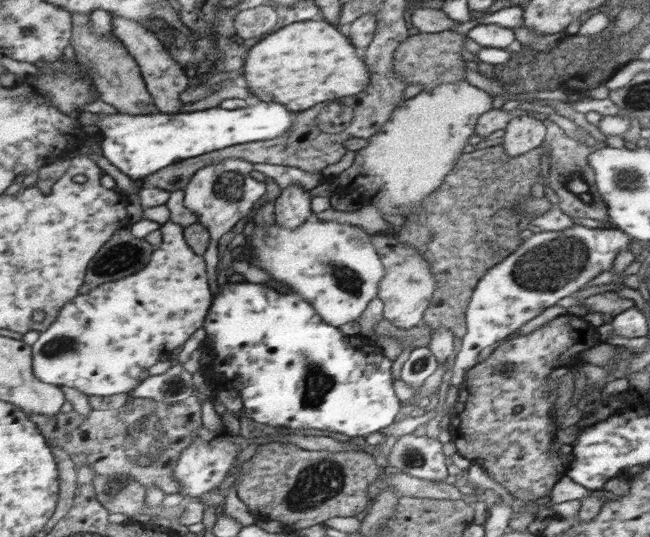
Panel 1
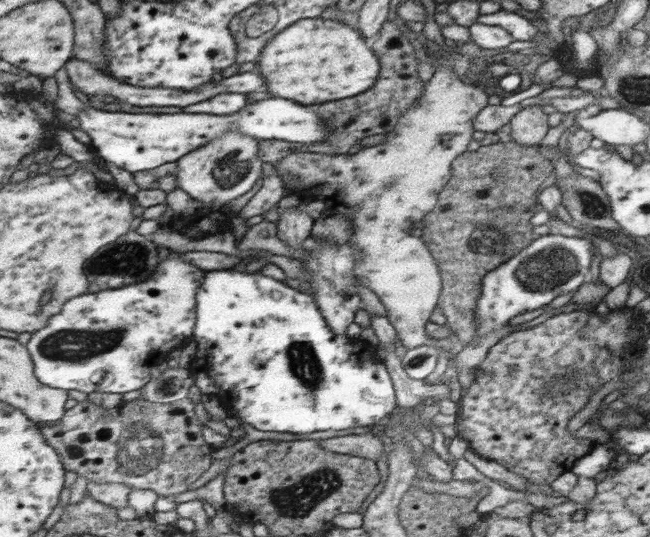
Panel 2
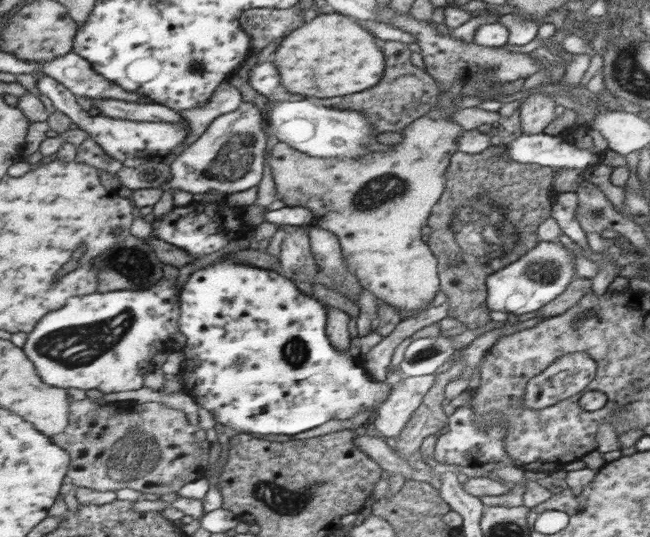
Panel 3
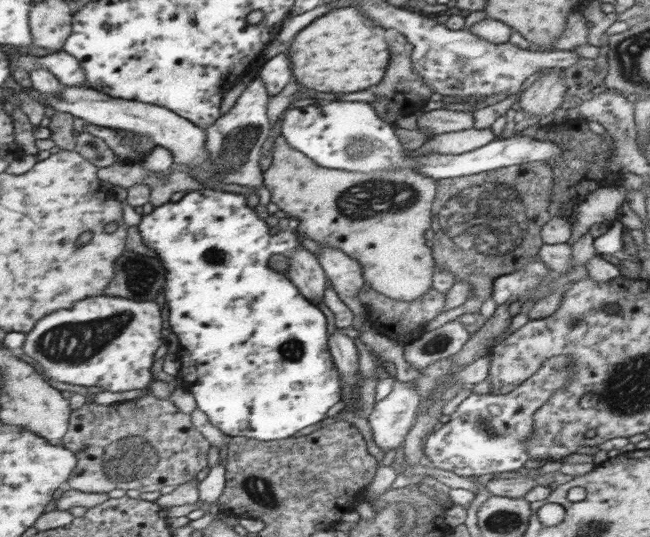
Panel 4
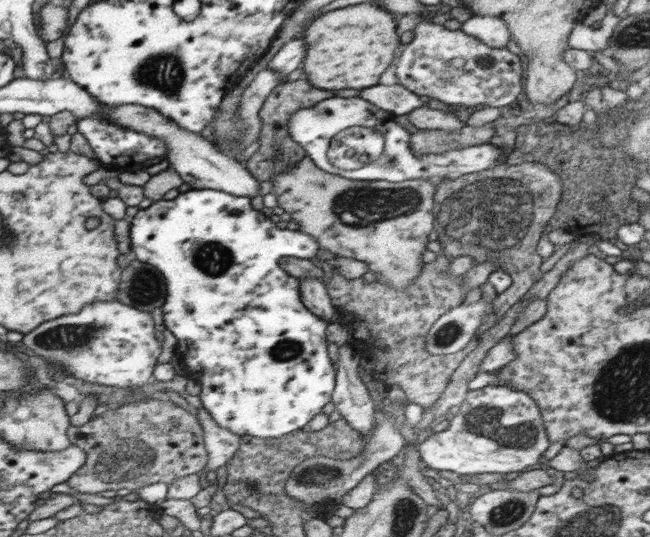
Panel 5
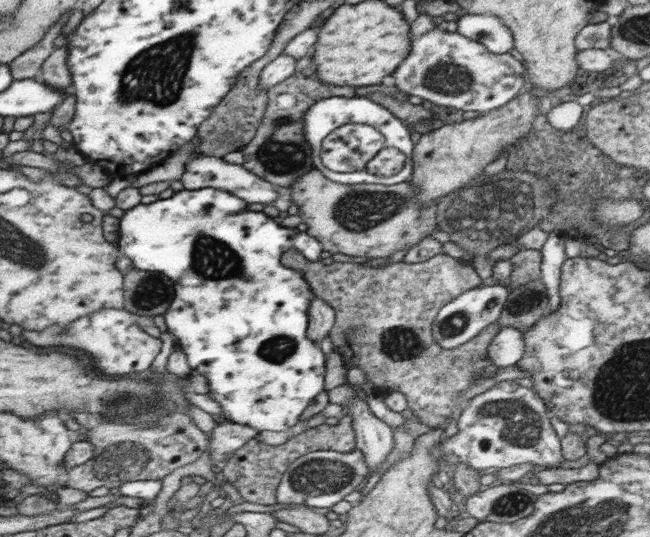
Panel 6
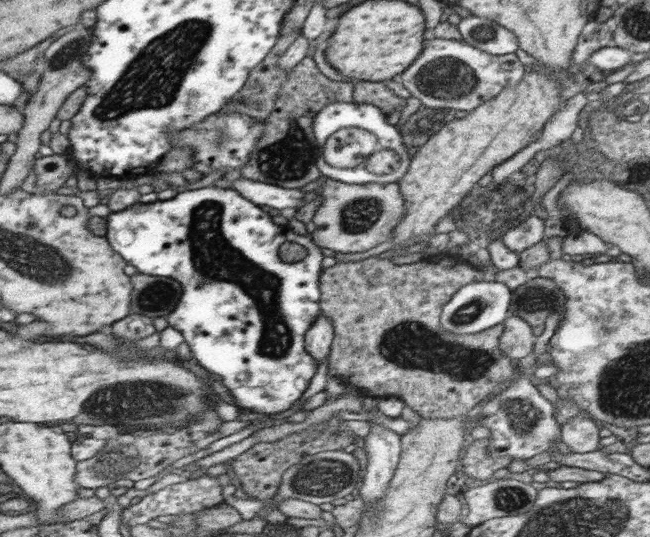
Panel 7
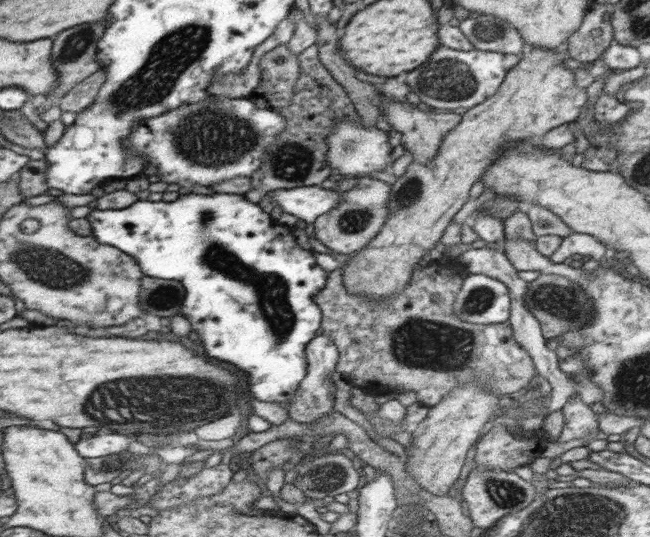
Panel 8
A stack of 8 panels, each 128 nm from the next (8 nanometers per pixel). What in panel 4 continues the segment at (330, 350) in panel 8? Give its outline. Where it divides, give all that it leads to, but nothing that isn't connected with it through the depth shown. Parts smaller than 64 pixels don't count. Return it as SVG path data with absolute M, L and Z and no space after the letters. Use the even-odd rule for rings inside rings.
M298 247L288 255L290 268L286 273L298 290L314 305L323 302L324 290L327 286L327 277L320 264L308 249Z

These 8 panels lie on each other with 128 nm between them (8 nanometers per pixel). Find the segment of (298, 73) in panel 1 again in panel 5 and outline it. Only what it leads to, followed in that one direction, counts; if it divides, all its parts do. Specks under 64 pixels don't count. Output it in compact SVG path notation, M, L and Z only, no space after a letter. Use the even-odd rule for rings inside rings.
M360 3L322 14L308 26L304 72L312 86L320 90L370 88L376 86L382 72L392 64L394 50L400 44L396 34L398 16L371 3Z

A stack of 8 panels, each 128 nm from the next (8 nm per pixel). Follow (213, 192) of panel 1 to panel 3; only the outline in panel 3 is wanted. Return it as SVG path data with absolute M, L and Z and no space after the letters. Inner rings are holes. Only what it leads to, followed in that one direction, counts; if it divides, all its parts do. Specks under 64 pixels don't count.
M241 101L234 112L215 118L202 136L171 162L171 178L167 186L192 195L214 191L225 196L258 186L262 180L267 140L267 130L262 125L263 114L264 111L253 103Z

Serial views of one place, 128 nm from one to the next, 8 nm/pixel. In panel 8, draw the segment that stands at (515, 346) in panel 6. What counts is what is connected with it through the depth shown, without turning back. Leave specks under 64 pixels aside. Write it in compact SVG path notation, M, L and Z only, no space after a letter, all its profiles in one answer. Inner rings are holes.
M480 248L480 249L470 249L468 251L461 251L458 253L459 264L464 266L468 274L472 275L486 275L490 278L494 278L502 283L504 283L509 290L509 295L511 298L509 323L512 326L512 333L514 333L514 340L516 343L526 350L533 360L534 368L537 374L545 377L553 388L551 391L551 398L546 403L547 412L560 411L563 406L567 403L574 393L577 393L579 397L588 405L594 404L594 402L600 402L603 397L602 389L594 384L593 382L574 382L571 377L560 371L558 356L556 351L549 350L546 346L547 340L543 338L540 323L538 319L532 314L526 307L523 301L524 295L528 290L528 282L526 280L521 280L518 277L518 271L514 269L514 266L508 261L504 251L496 248Z

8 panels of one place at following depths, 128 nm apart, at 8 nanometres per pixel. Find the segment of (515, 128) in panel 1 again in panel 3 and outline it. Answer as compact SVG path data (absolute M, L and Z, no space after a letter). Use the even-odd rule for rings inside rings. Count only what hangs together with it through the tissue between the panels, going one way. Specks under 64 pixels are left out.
M543 93L526 97L518 109L523 134L544 133L544 129L556 117L555 107L551 97Z

